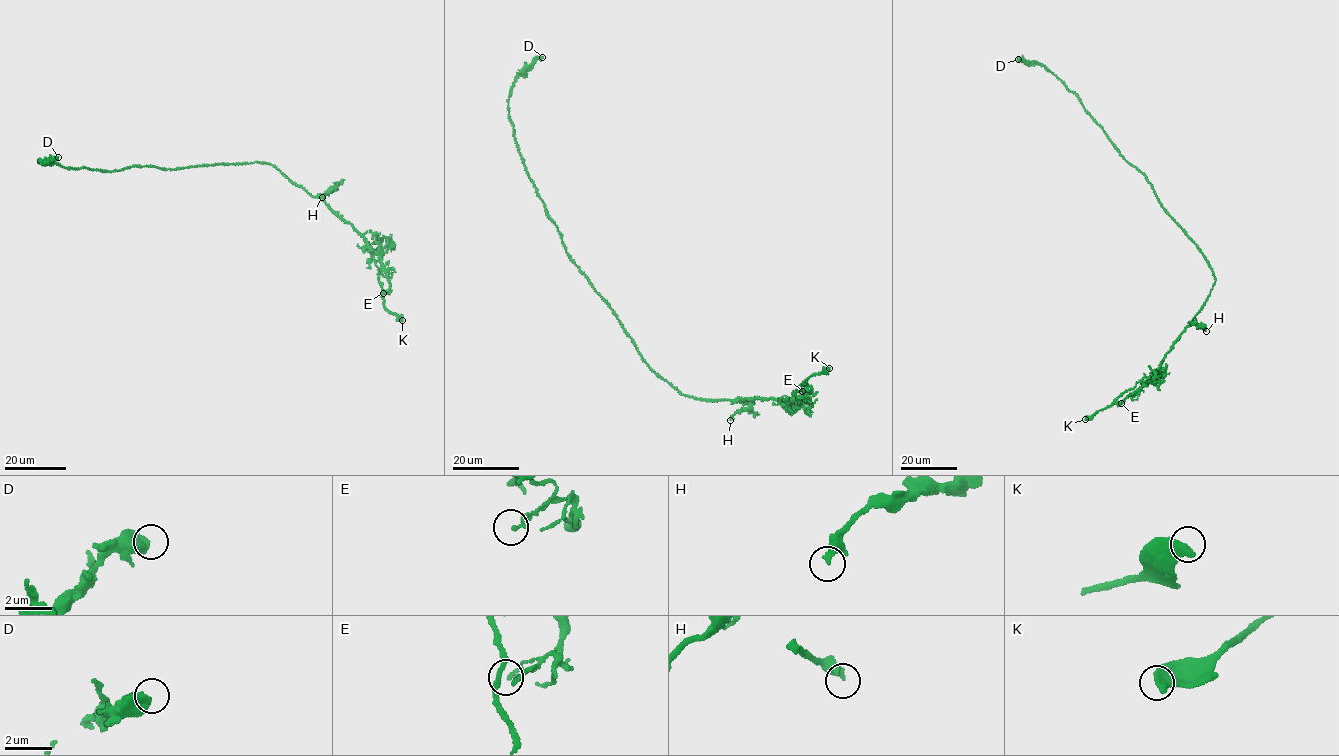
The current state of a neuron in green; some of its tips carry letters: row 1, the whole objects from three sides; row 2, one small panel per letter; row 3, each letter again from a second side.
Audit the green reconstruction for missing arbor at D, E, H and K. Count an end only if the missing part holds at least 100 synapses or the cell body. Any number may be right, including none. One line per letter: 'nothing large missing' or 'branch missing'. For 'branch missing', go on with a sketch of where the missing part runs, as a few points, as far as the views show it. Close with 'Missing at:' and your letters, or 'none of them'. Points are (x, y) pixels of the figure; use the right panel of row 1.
D: nothing large missing
E: nothing large missing
H: nothing large missing
K: branch missing
Missing at: K

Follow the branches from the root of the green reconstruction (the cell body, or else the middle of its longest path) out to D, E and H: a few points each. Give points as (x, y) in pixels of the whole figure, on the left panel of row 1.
D: (210, 165), (172, 169), (136, 165), (108, 172), (70, 169), (44, 162), (58, 157)
E: (210, 165), (270, 164), (312, 196), (322, 198), (339, 217), (351, 223), (377, 253), (390, 286), (383, 293)
H: (210, 165), (270, 164), (312, 196), (322, 196), (334, 189), (322, 197)

